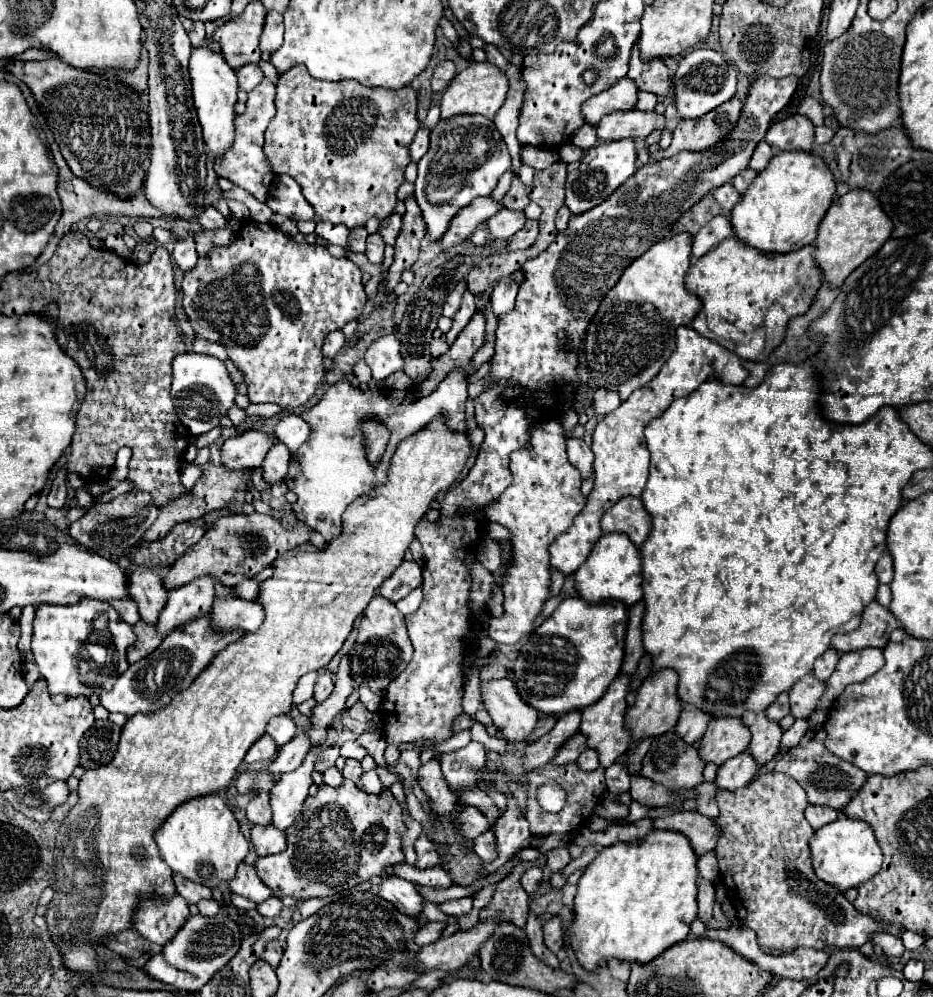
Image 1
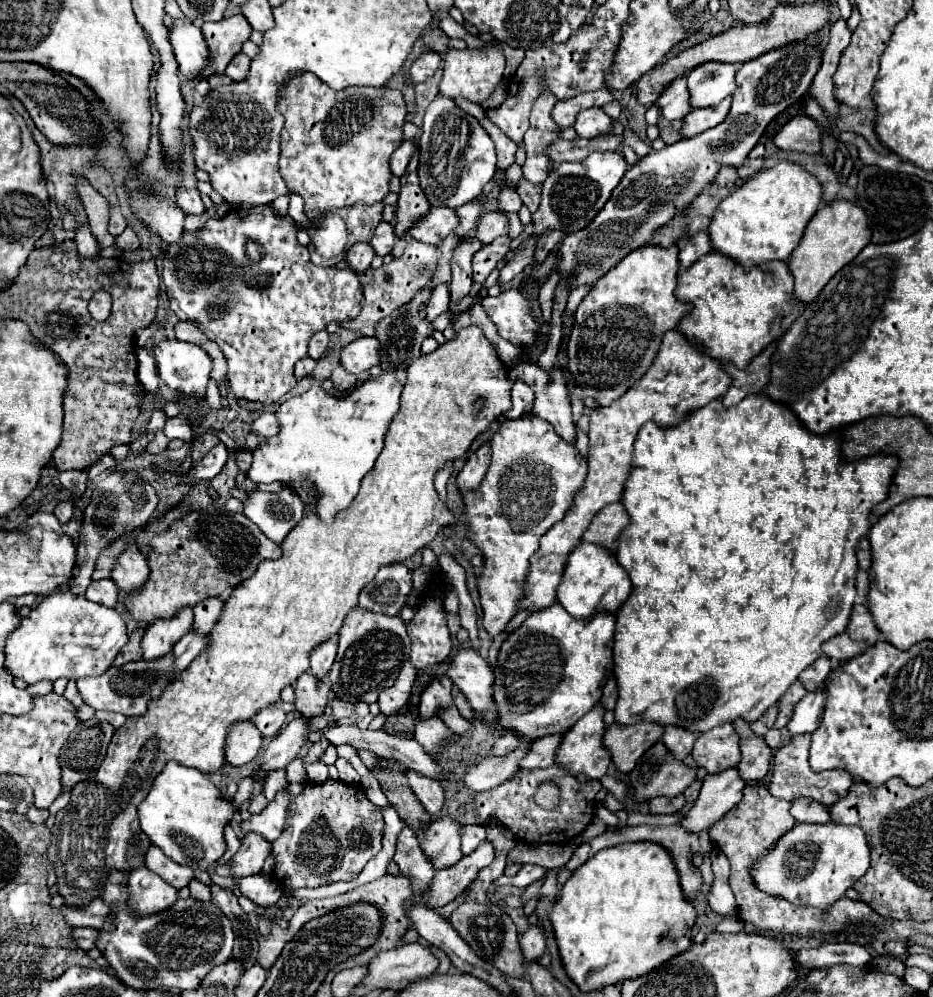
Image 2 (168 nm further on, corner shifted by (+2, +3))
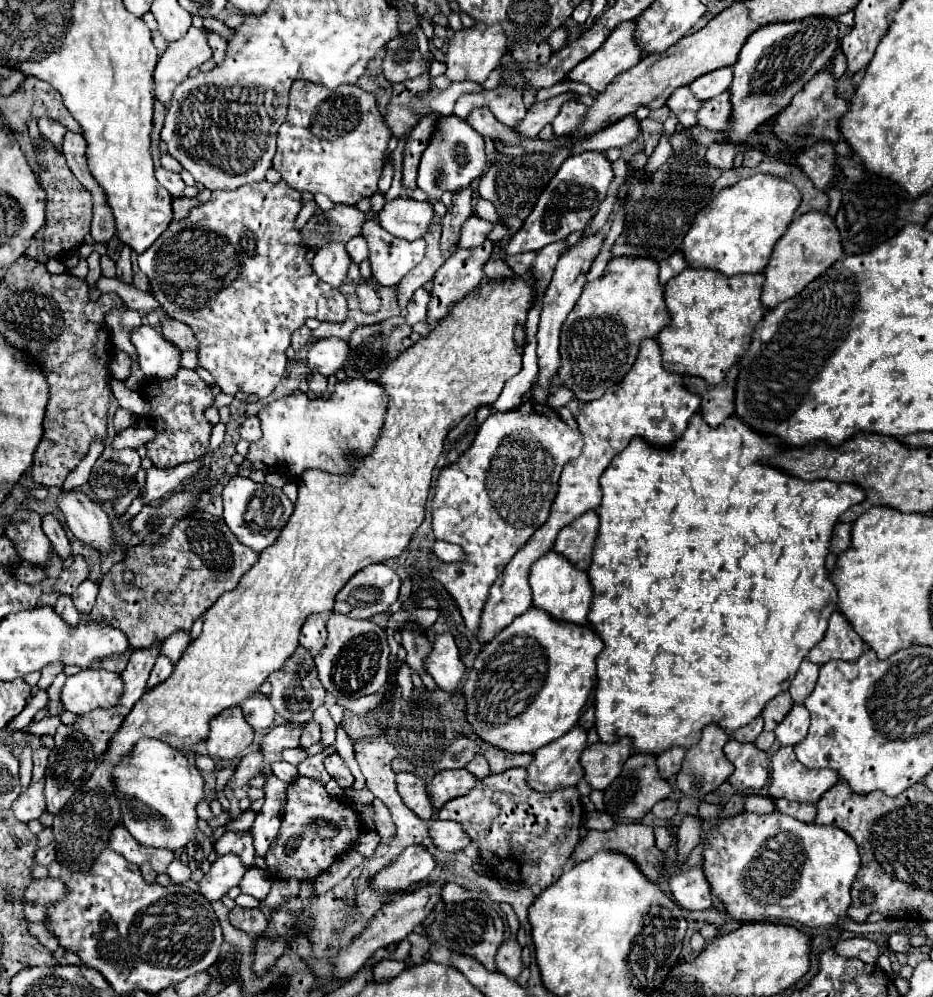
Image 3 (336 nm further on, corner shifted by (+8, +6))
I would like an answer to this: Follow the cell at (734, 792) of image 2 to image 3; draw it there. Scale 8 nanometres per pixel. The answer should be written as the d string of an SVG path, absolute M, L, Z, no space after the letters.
M685 815L677 827L677 851L679 851L679 863L685 861L689 851L699 845L703 833L703 821L699 815Z

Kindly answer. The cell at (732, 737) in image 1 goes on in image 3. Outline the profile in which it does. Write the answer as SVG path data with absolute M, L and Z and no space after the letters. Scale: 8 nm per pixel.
M711 723L709 727L703 729L701 733L701 741L693 747L687 749L681 771L677 773L677 787L693 799L703 799L707 793L717 791L721 783L727 781L727 777L733 773L733 763L729 763L729 759L725 759L725 751L723 745L727 743L729 733L723 727L717 727L715 723Z

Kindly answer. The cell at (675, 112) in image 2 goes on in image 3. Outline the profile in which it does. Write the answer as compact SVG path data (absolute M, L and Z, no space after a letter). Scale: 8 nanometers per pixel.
M681 87L681 89L673 91L673 95L667 99L665 105L677 117L681 127L691 127L691 125L697 123L695 113L701 107L701 101L693 99L693 93L687 87Z

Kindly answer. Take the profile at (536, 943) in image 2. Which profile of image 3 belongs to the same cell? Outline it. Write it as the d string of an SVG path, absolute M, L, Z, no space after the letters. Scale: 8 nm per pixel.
M511 937L509 941L505 941L499 947L497 957L495 957L497 959L497 971L505 973L509 979L517 979L521 975L521 971L523 971L521 953L523 953L523 949L521 949L521 945L519 945L517 939Z

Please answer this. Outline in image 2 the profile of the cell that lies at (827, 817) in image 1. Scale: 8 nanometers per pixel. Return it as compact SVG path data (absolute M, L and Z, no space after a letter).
M795 798L791 804L791 816L795 818L795 822L829 822L827 808L809 798Z

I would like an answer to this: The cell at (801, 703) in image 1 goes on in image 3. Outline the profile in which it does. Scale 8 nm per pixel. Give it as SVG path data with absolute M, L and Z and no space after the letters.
M783 691L781 695L773 697L767 705L765 705L765 711L761 713L763 719L765 719L765 731L773 731L775 725L781 723L781 719L789 713L793 701L791 701L791 695L789 691Z

